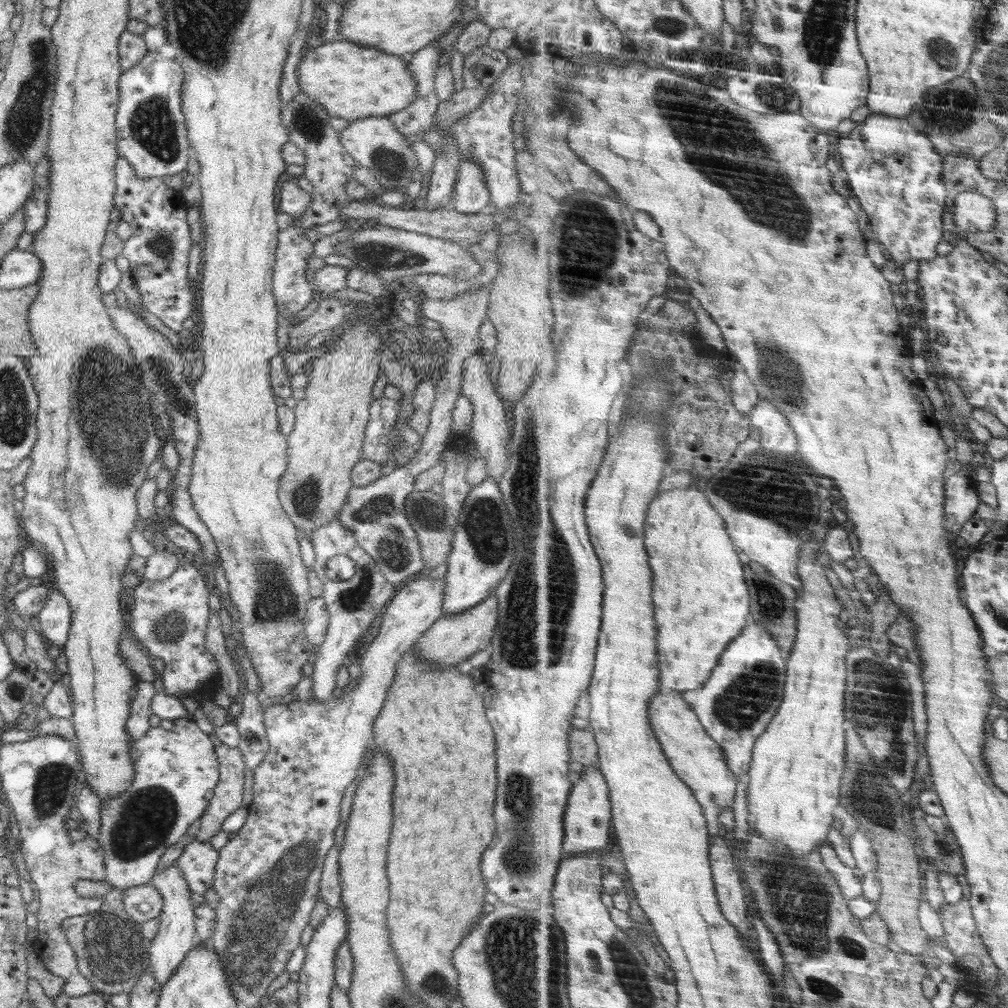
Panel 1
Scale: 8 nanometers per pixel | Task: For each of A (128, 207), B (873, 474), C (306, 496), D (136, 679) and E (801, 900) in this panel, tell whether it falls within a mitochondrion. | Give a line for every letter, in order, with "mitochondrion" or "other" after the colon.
A: other
B: other
C: mitochondrion
D: other
E: mitochondrion

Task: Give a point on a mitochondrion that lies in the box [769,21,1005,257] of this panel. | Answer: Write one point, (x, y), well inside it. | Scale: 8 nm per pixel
(960, 107)

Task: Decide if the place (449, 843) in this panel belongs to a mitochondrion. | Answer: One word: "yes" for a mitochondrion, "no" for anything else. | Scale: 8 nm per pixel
no

